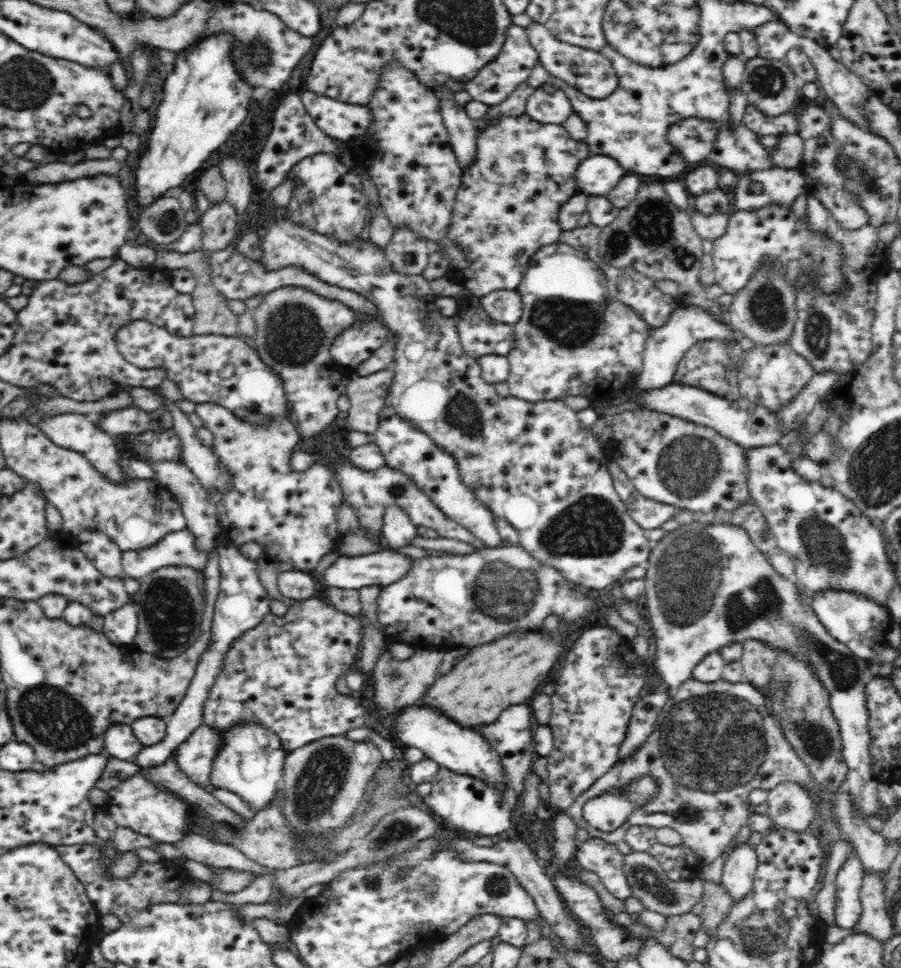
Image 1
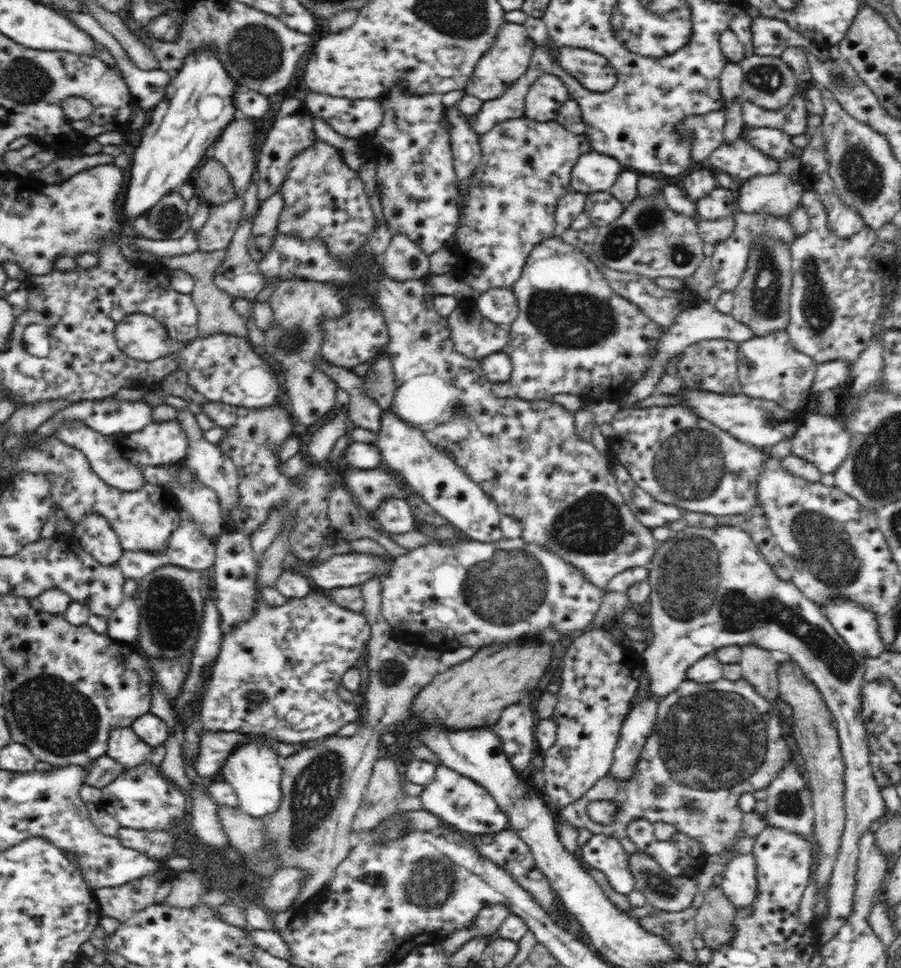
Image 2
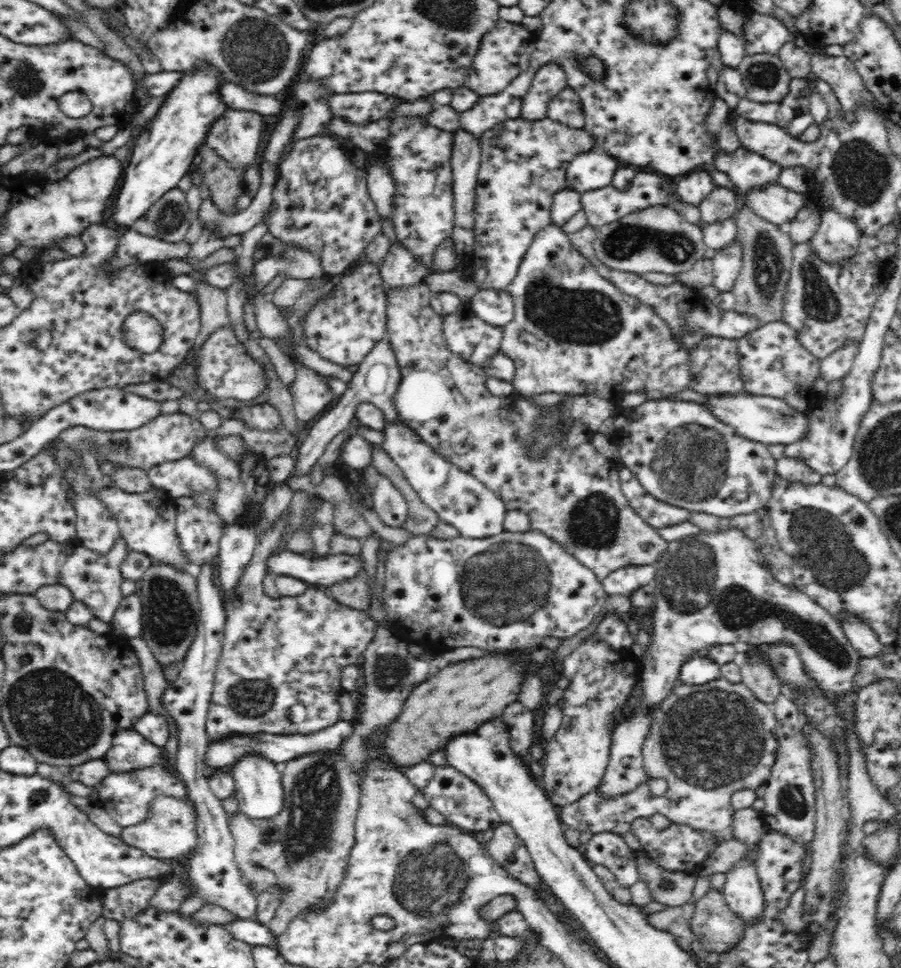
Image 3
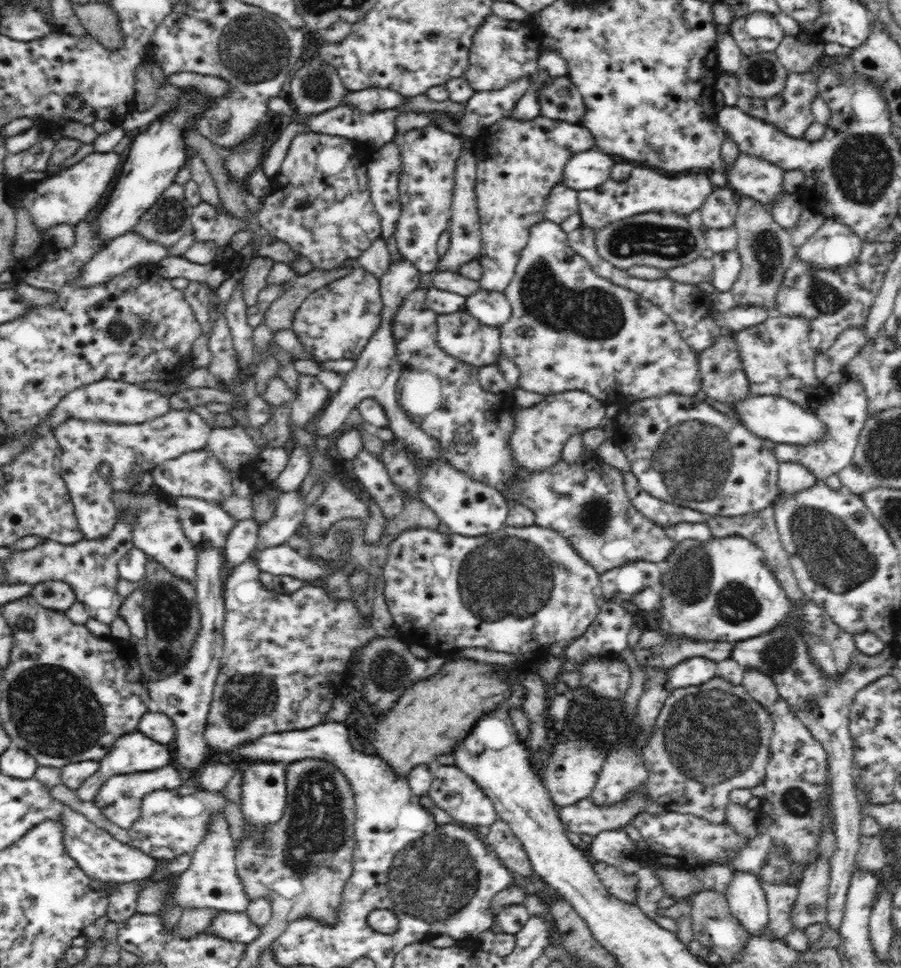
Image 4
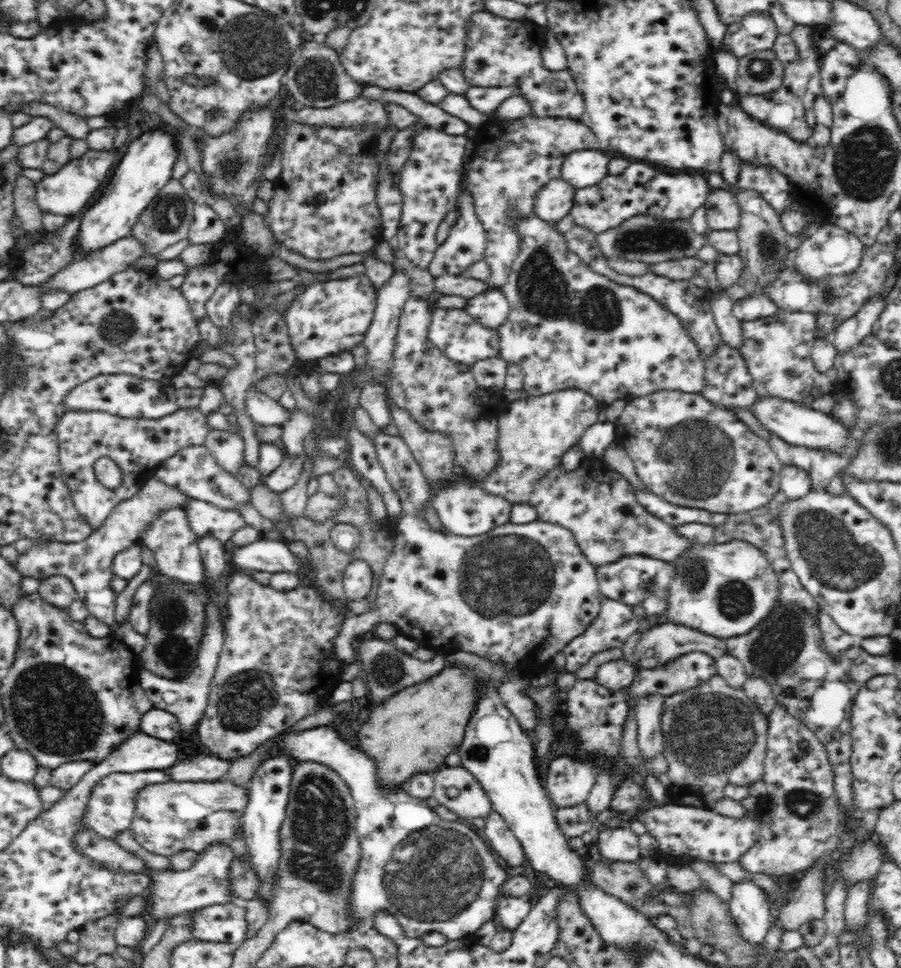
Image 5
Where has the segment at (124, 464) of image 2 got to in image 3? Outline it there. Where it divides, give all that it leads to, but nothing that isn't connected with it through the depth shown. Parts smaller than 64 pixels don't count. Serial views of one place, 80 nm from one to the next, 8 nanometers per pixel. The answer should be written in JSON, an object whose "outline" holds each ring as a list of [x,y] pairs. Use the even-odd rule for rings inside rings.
{"outline":[[[108,460],[99,464],[99,469],[106,477],[110,477],[114,483],[115,488],[128,493],[144,493],[151,490],[152,483],[150,477],[145,470],[136,467],[116,466],[110,464]]]}

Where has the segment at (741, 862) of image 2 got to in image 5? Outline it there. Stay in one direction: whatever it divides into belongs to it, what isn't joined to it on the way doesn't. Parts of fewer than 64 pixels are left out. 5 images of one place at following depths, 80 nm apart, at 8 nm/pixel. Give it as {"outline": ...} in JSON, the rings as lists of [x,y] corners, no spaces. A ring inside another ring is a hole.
{"outline":[[[750,879],[733,883],[729,912],[737,925],[741,938],[752,946],[765,942],[774,922],[767,894]]]}

